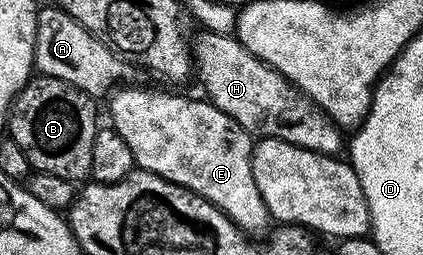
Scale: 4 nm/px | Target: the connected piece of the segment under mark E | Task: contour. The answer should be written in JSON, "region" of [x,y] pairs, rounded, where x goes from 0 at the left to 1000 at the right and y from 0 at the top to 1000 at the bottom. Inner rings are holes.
{"region":[[[310,337],[284,341],[260,380],[258,486],[314,588],[322,647],[504,792],[574,910],[629,914],[643,855],[608,745],[608,714],[598,714],[593,522],[487,384],[449,392],[442,376],[300,341]]]}

